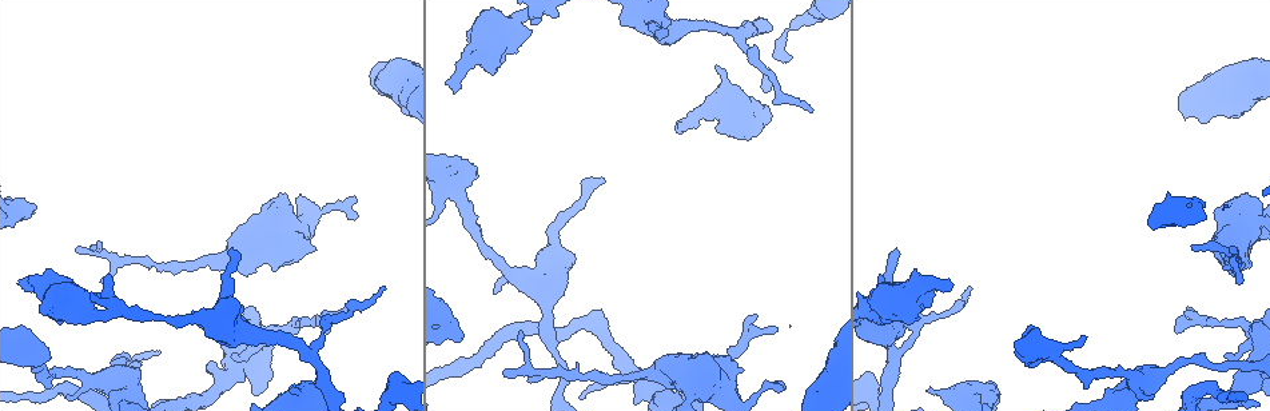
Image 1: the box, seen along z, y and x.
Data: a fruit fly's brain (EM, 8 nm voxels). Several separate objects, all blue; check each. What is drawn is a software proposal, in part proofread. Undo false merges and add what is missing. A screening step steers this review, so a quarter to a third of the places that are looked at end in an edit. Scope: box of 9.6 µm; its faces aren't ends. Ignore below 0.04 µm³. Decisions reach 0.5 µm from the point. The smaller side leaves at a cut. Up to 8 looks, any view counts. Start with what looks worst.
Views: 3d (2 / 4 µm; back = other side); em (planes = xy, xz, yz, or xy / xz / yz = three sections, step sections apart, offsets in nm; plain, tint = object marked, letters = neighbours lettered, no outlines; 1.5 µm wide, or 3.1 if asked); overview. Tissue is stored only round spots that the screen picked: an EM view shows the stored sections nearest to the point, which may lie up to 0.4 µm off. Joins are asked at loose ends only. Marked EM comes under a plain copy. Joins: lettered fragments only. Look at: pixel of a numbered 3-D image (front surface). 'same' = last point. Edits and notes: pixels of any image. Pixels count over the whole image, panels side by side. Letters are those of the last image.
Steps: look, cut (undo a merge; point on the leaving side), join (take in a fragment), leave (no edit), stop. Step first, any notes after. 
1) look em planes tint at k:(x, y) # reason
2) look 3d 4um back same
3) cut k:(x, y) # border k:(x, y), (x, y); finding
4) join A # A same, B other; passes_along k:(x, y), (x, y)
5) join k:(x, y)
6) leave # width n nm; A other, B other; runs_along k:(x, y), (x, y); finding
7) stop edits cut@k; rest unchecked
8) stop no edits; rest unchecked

look em planes letters at 1:(953, 284) # an open end

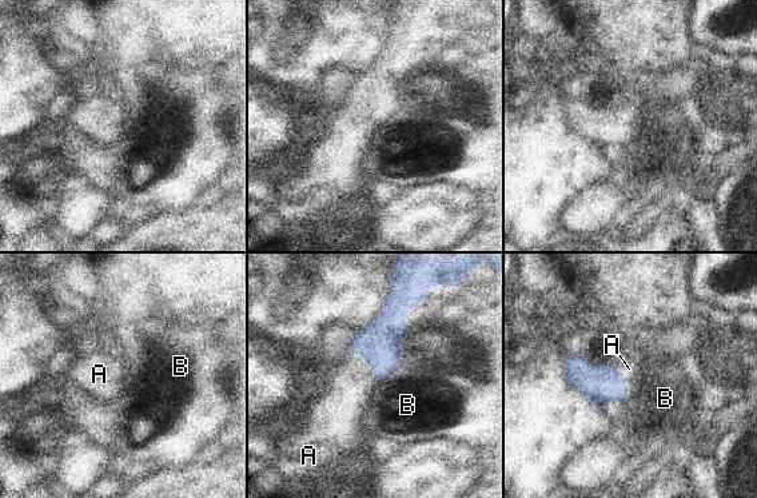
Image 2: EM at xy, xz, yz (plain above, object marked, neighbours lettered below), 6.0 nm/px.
join A # A same, B other; passes_along 2:(378, 342), (367, 362), (350, 383); it goes on there

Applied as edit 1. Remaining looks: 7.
look overview # redraw

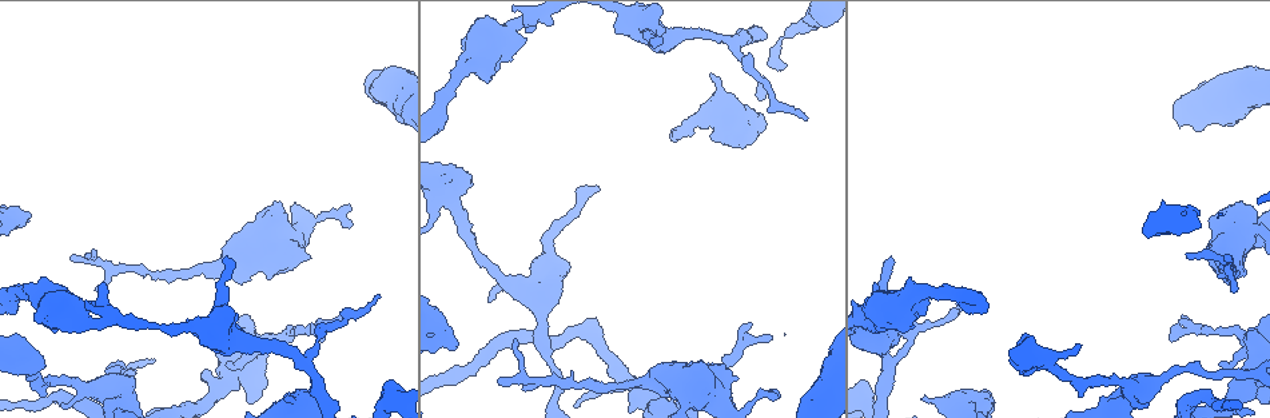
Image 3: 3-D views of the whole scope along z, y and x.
look em xz step 4 tint at 3:(88, 255) # thin end

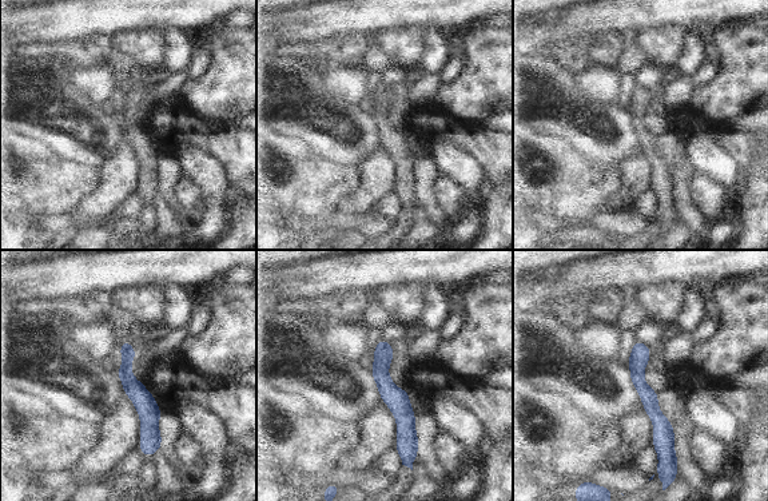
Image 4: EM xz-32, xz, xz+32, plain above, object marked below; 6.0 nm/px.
look em xy step 8 tint same

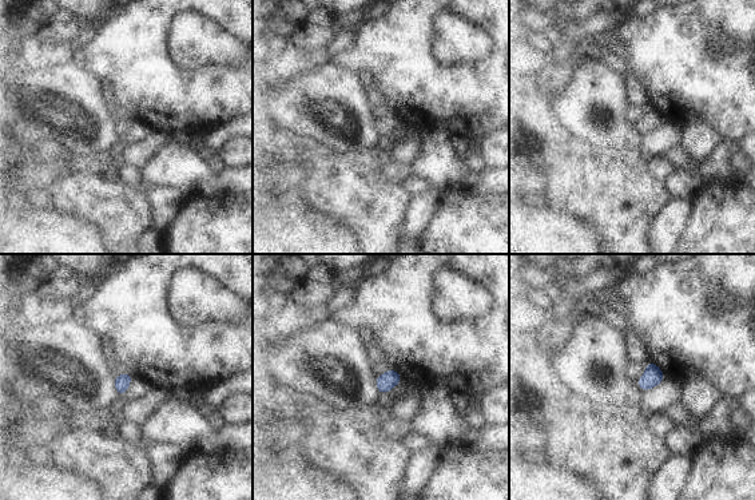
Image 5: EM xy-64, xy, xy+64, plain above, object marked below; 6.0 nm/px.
look em xy step 8 letters same

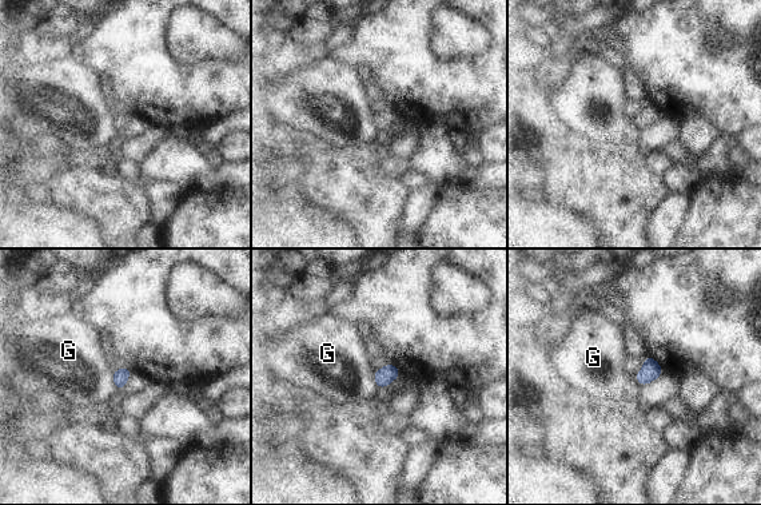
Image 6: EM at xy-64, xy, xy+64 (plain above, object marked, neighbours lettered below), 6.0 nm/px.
leave # width 90 nm; G other; none of them fits

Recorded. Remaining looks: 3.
look 3d 4um at 3:(1251, 381)

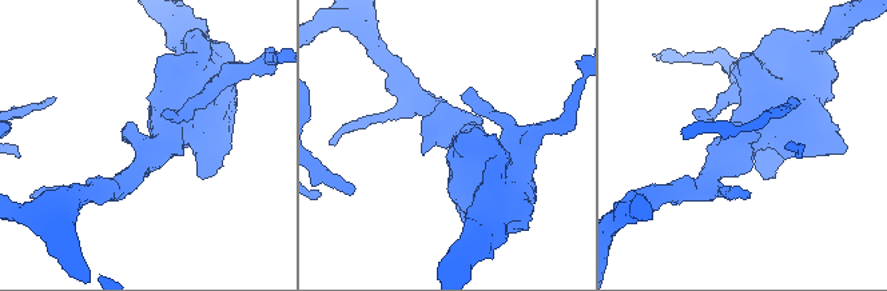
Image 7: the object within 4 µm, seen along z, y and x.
look em planes letters at 7:(741, 142)

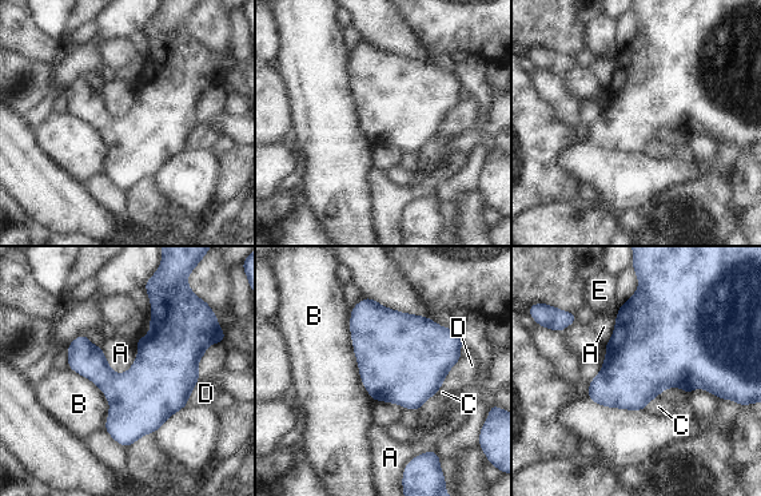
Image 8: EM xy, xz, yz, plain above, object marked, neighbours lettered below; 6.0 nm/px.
leave # longest_contact B 600 nm; A other, B other, C other, D other, E other; continuous, no second neuron

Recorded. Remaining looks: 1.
stop edits join@2; rest unchecked

